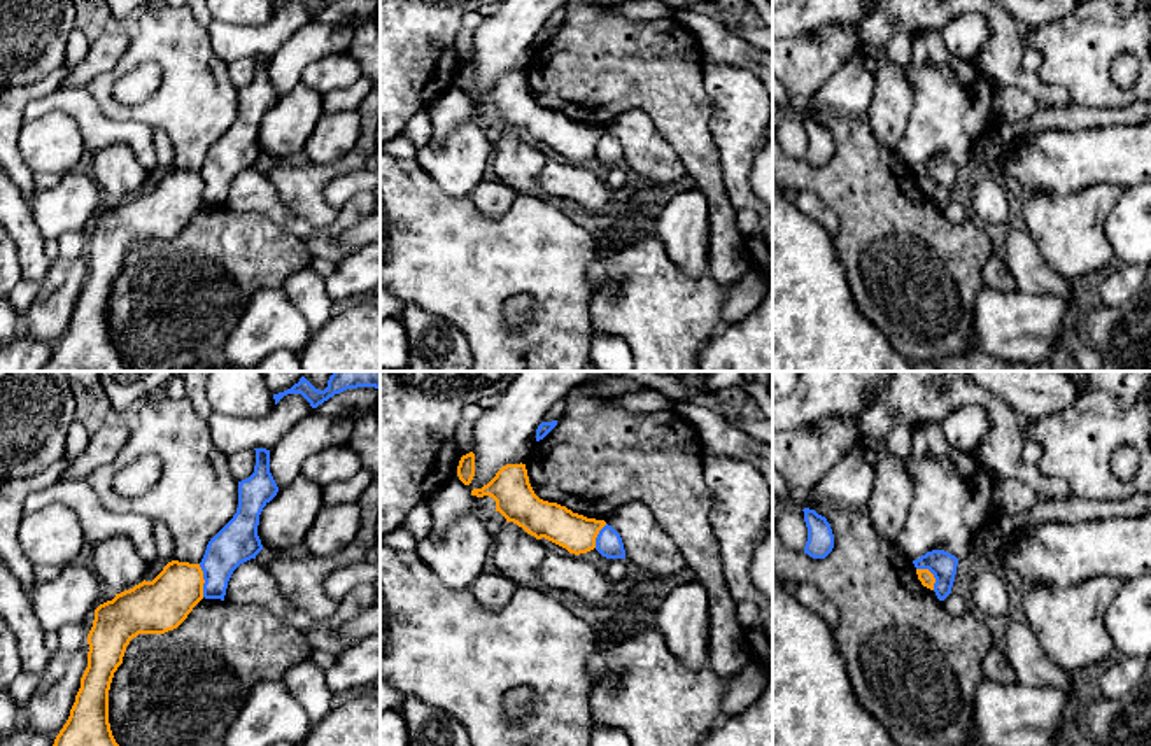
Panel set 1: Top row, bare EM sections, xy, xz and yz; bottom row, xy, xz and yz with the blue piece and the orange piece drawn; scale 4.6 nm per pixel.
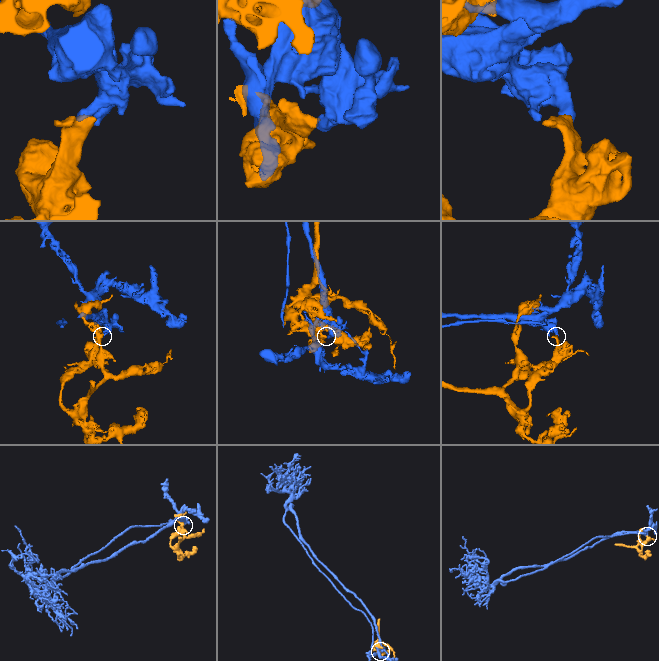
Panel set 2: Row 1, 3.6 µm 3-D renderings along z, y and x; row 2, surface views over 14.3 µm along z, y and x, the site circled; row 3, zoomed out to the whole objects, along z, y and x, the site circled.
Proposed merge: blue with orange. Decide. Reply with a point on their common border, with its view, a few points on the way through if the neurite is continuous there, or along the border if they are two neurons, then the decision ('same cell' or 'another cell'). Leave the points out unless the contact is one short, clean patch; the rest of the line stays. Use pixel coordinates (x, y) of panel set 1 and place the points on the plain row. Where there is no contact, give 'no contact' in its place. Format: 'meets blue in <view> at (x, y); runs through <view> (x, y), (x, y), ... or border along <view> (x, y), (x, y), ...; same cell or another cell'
meets blue in xy at (204, 186); border along xy (198, 172), (204, 182), (204, 204); another cell

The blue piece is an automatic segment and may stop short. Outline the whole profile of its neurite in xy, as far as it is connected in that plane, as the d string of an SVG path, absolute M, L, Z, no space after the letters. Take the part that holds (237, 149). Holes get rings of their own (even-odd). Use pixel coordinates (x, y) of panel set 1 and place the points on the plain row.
M256 58L254 81L238 89L238 116L233 126L208 149L200 170L203 205L224 208L233 179L263 158L258 144L259 123L277 103L279 95L270 81L270 58Z

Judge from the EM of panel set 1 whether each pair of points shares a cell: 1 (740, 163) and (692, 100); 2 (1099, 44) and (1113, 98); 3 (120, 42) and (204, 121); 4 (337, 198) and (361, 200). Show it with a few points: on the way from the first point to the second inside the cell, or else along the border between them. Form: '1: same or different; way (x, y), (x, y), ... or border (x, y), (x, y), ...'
1: different; border (703, 86), (712, 105), (712, 137), (722, 167)
2: same; way (1099, 58), (1099, 84)
3: different; border (132, 27), (132, 42), (121, 62), (97, 77)
4: different; border (361, 191), (338, 207)

